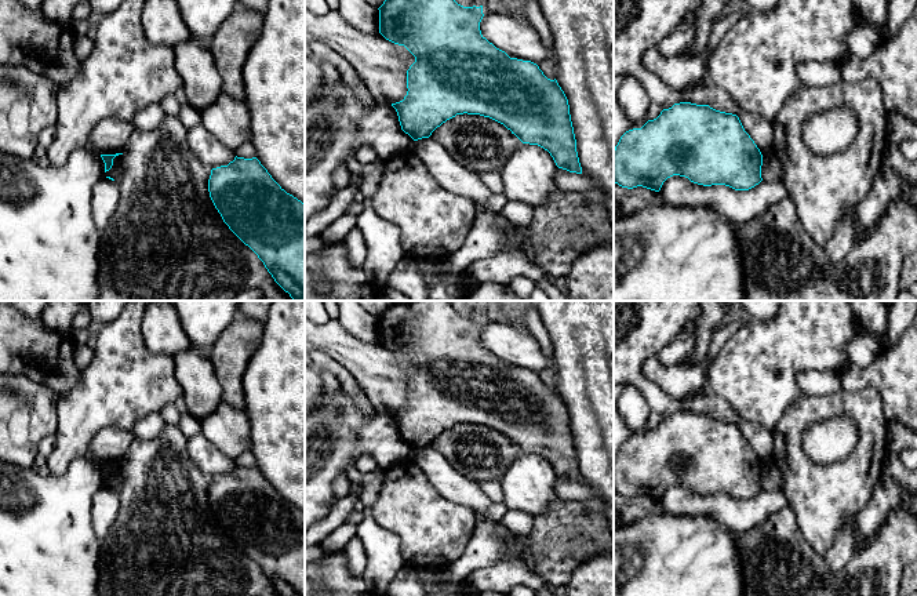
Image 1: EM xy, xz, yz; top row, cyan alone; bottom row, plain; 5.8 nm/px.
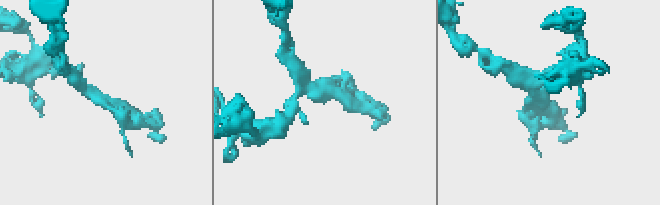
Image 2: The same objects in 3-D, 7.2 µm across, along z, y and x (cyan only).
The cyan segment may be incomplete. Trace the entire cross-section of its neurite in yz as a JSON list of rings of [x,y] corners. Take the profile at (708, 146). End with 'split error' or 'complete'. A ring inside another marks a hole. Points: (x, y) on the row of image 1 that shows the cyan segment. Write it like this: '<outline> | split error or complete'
[[[691,102],[674,103],[641,128],[626,131],[614,149],[614,182],[627,189],[643,186],[659,192],[667,178],[680,175],[703,186],[725,185],[735,190],[749,190],[763,181],[761,166],[763,155],[736,115]]] | complete

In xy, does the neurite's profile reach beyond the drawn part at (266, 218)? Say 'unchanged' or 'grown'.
unchanged

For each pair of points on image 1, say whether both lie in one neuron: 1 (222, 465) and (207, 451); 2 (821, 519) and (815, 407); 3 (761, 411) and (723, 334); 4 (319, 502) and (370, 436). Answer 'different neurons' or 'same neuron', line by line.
1: same neuron
2: same neuron
3: different neurons
4: same neuron

